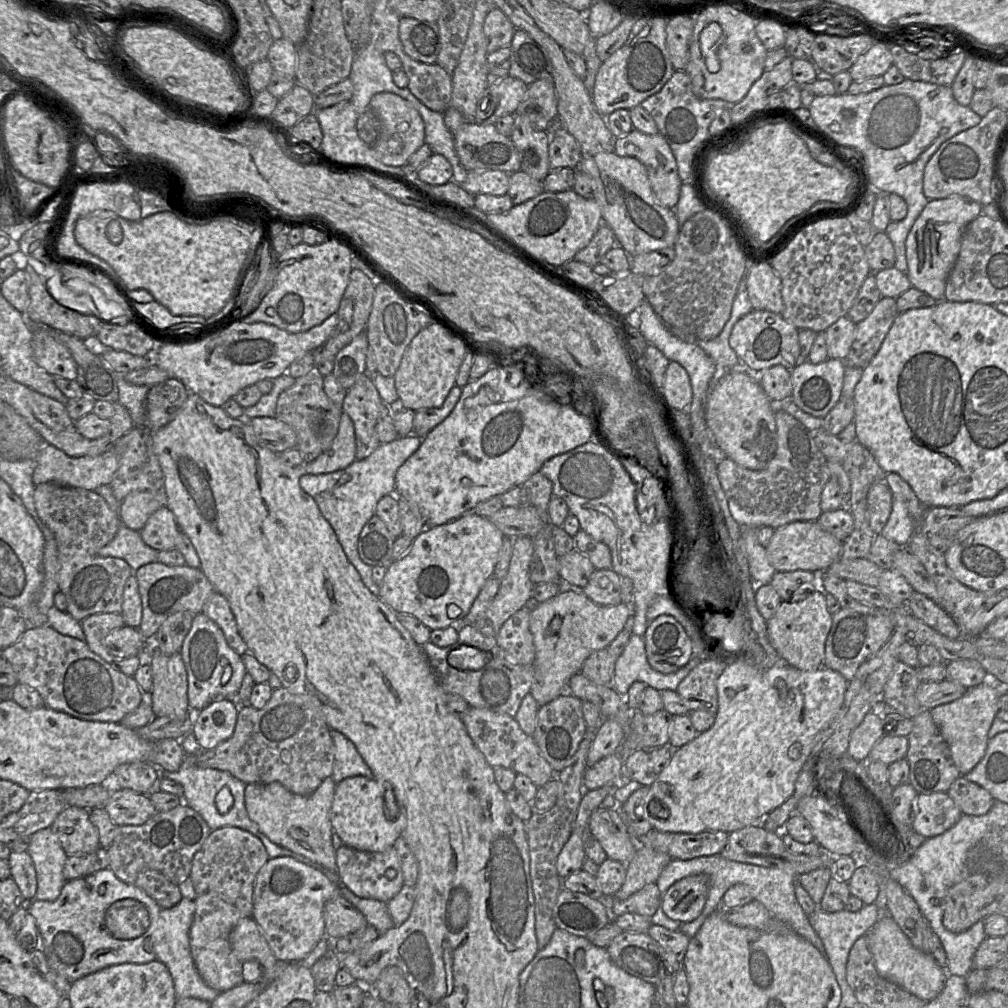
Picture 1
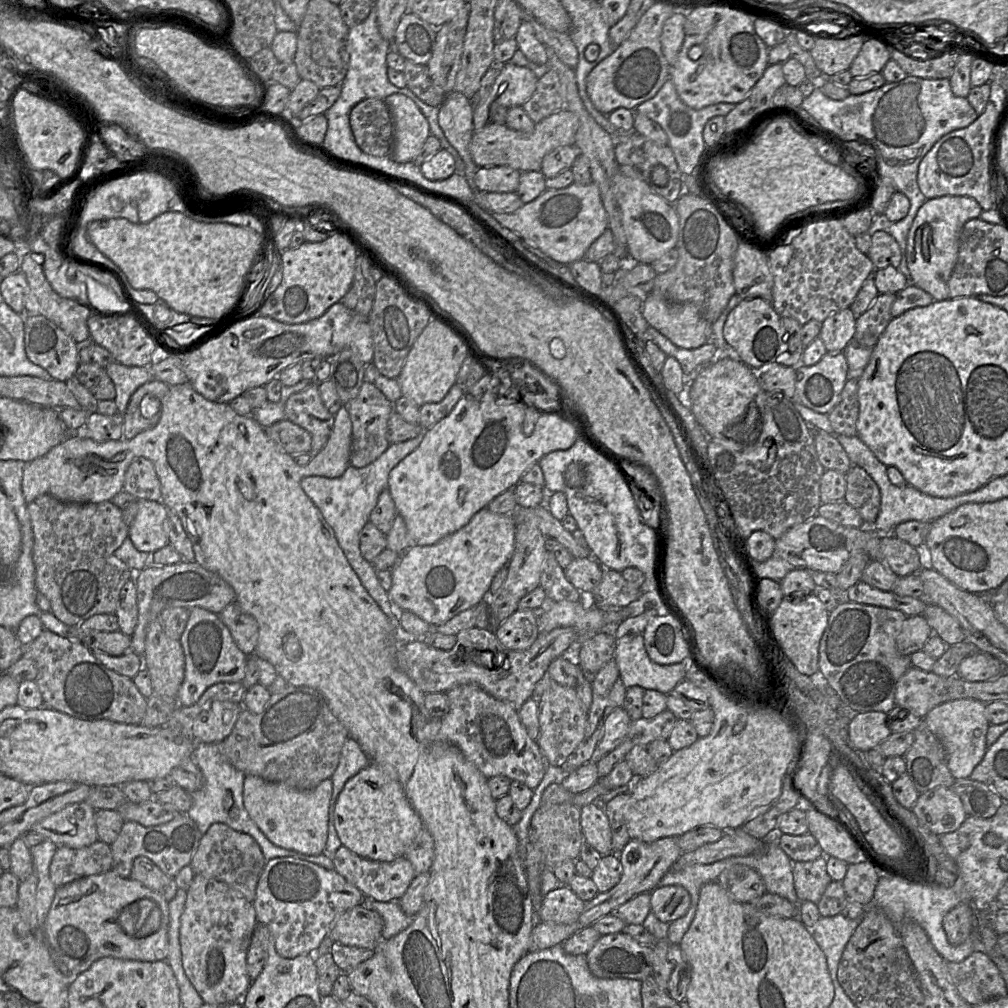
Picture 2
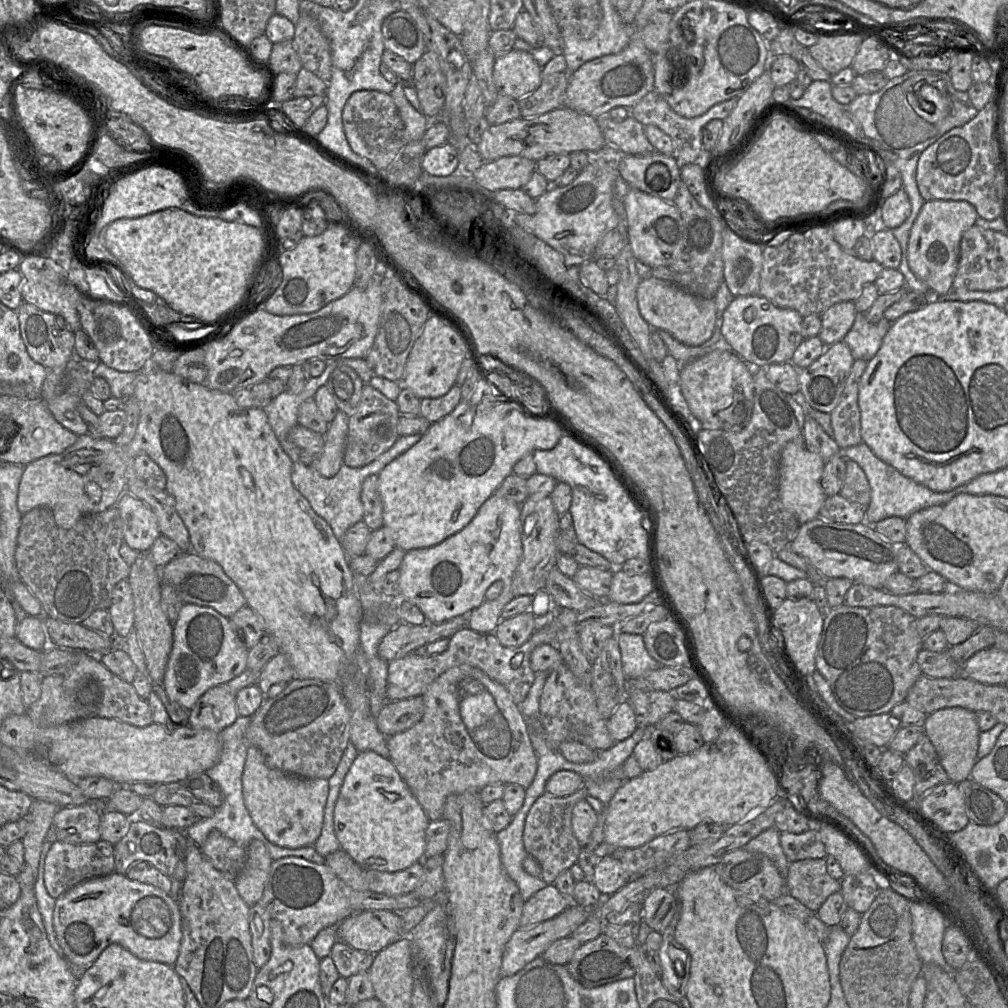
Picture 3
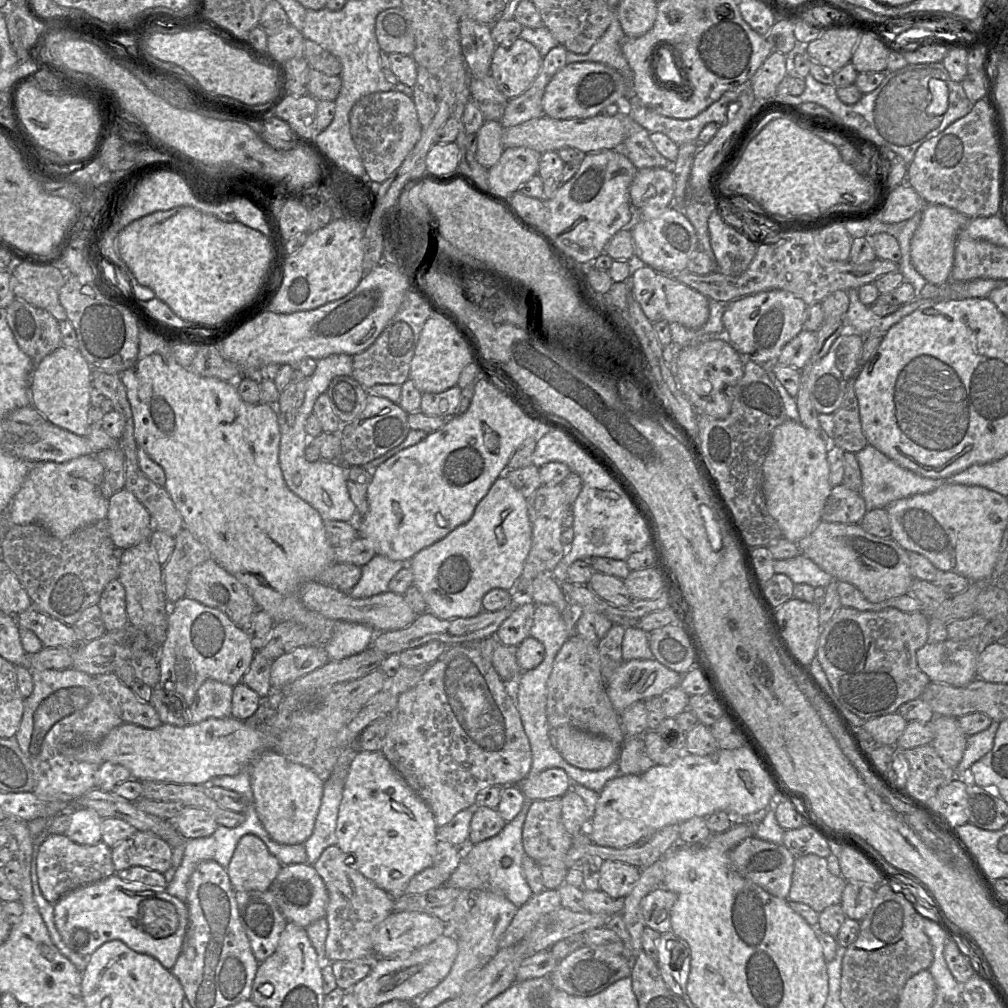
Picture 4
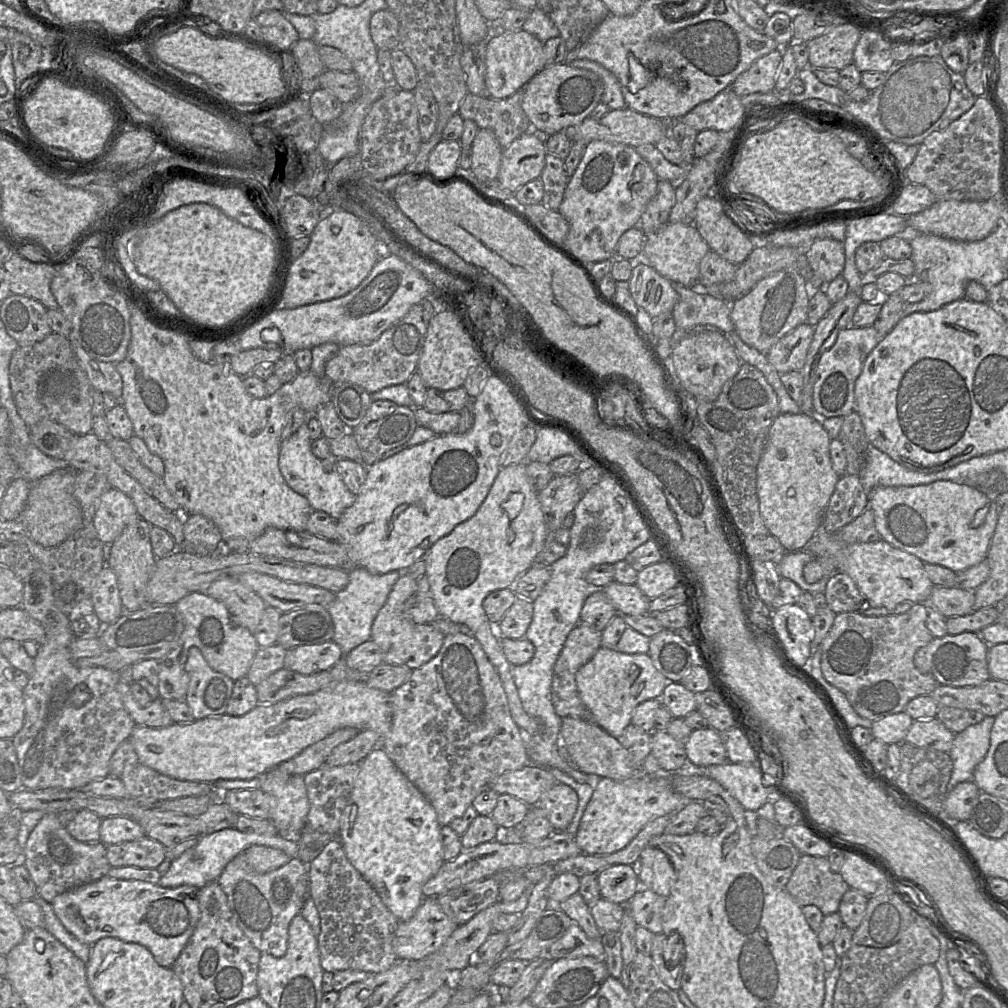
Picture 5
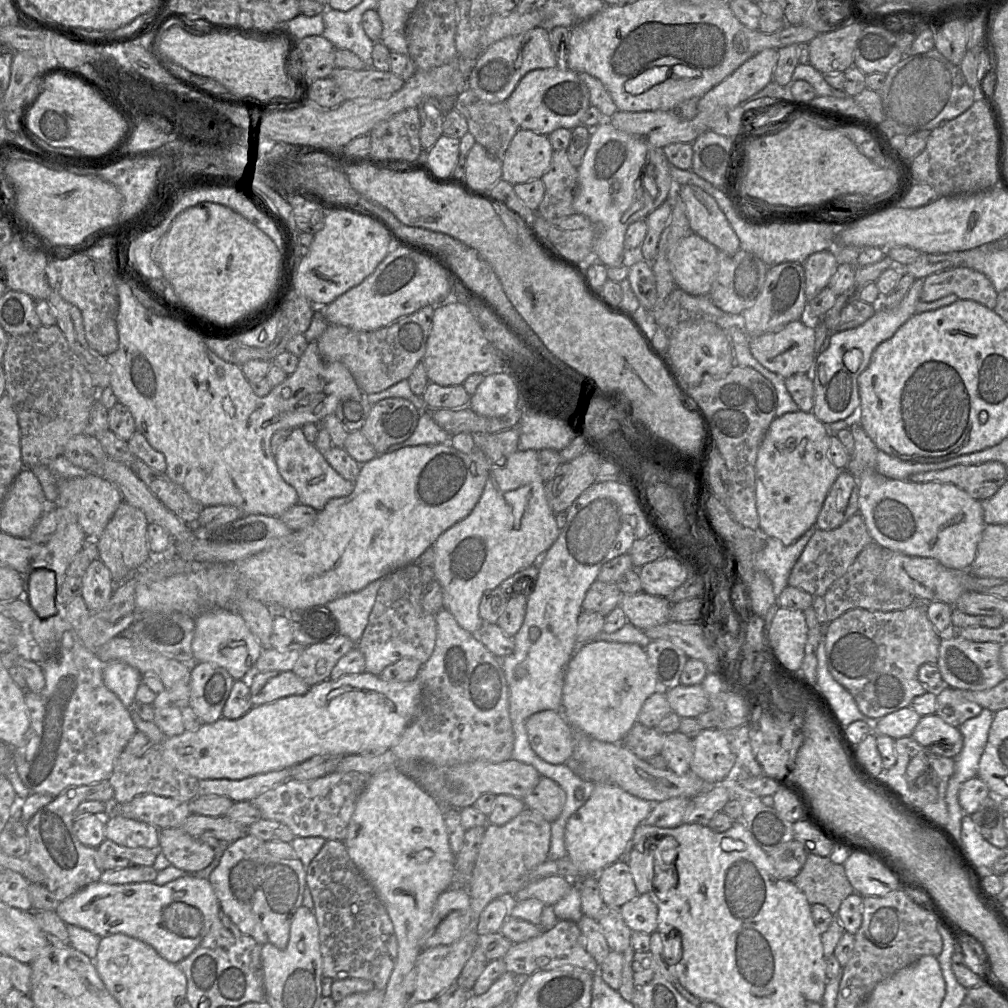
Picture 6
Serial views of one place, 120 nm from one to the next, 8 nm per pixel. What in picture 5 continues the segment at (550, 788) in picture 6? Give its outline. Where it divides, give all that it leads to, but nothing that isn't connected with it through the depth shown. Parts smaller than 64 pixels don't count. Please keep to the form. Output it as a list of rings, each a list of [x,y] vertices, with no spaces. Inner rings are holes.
[[[557,782],[546,791],[536,806],[540,806],[556,831],[565,831],[571,823],[577,806],[578,795],[570,786]]]

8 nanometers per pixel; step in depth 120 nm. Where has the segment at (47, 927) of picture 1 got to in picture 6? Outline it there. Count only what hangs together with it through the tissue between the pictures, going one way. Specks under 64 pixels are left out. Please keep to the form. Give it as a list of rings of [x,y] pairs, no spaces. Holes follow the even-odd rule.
[[[186,875],[163,886],[154,882],[106,884],[97,881],[61,901],[55,911],[66,924],[88,930],[101,939],[115,934],[125,934],[150,945],[168,962],[178,964],[198,948],[221,907],[208,879]]]

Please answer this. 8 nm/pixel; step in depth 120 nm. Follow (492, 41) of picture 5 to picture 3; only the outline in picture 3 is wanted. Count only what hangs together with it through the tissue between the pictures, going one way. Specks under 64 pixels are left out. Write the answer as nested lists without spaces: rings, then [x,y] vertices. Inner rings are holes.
[[[512,49],[496,58],[493,78],[499,94],[518,101],[539,88],[542,68],[530,53]]]

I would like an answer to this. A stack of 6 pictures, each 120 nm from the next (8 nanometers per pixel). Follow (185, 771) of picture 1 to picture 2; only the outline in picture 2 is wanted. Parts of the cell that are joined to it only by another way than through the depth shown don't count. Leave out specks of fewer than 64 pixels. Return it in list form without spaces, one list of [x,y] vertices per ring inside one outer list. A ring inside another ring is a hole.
[[[189,735],[194,744],[192,760],[202,771],[205,783],[194,792],[189,793],[192,797],[192,806],[187,812],[188,816],[195,822],[200,832],[204,835],[213,823],[223,823],[235,831],[246,833],[252,836],[259,844],[266,861],[274,858],[293,857],[307,862],[311,862],[327,870],[335,870],[334,862],[324,853],[319,855],[307,855],[293,850],[284,849],[274,845],[256,823],[250,818],[243,802],[243,789],[245,774],[232,766],[221,752],[221,743],[204,743],[197,741]],[[231,793],[233,805],[227,810],[225,808],[225,797]]]

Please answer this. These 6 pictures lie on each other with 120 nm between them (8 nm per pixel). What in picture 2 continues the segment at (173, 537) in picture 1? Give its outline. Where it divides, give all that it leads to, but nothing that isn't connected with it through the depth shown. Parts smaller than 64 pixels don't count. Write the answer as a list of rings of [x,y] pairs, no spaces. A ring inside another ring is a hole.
[[[138,500],[138,512],[128,526],[128,537],[138,551],[154,553],[169,543],[167,517],[168,509],[161,501]]]

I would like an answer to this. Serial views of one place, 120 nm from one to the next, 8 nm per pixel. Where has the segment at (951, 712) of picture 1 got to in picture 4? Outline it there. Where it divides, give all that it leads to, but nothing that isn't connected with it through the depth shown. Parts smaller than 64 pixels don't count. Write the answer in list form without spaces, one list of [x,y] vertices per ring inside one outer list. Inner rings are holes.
[[[935,716],[930,724],[934,733],[932,746],[954,769],[963,757],[968,736],[962,731],[957,718],[952,716]]]

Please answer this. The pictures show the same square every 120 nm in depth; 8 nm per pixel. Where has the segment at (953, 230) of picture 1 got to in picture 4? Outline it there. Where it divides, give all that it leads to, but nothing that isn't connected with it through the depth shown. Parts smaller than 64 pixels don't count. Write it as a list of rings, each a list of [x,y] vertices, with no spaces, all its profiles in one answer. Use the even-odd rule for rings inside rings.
[[[926,205],[924,207],[922,218],[911,240],[910,255],[913,267],[927,283],[945,286],[950,282],[958,236],[970,219],[974,218],[968,218],[943,205]]]

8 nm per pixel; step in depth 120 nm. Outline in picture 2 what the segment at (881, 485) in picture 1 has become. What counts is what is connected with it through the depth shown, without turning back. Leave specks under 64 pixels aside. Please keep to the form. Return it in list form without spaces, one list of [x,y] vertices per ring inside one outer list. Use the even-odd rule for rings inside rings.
[[[852,465],[846,473],[846,484],[844,500],[858,511],[866,526],[872,526],[881,504],[877,483],[863,468]]]

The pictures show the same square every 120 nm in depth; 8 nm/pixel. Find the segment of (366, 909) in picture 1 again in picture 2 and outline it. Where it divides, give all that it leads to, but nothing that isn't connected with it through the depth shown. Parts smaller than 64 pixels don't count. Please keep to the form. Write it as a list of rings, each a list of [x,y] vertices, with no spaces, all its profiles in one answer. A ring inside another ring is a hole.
[[[366,898],[361,904],[365,908],[377,912],[383,919],[382,938],[391,939],[405,930],[412,922],[412,918],[405,914],[398,901],[379,902]]]

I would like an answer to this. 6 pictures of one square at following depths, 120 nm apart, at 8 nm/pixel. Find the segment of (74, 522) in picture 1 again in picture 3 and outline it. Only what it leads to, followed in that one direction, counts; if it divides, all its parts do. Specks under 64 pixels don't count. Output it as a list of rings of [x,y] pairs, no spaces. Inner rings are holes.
[[[116,506],[84,515],[68,530],[56,524],[50,509],[36,507],[22,516],[15,564],[20,580],[41,603],[43,616],[81,624],[94,611],[108,610],[114,586],[128,578],[130,566],[119,553],[123,542],[122,520]]]

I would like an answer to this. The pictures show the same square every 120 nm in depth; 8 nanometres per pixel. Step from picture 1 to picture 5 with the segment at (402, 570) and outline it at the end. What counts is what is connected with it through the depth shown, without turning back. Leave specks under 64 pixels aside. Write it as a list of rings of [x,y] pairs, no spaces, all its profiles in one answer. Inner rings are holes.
[[[525,461],[500,469],[476,513],[440,538],[423,557],[430,594],[439,616],[466,625],[479,641],[502,681],[511,716],[525,736],[540,734],[544,725],[523,709],[512,677],[513,665],[506,659],[497,627],[490,622],[482,603],[492,591],[511,588],[515,580],[532,566],[544,547],[547,534],[538,492],[530,484]]]

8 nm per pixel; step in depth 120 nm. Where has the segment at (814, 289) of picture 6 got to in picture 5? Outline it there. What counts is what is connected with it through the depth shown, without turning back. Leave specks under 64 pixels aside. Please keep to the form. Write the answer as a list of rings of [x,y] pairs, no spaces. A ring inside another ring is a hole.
[[[820,239],[806,250],[807,260],[824,285],[841,275],[845,264],[844,244],[834,239]]]

